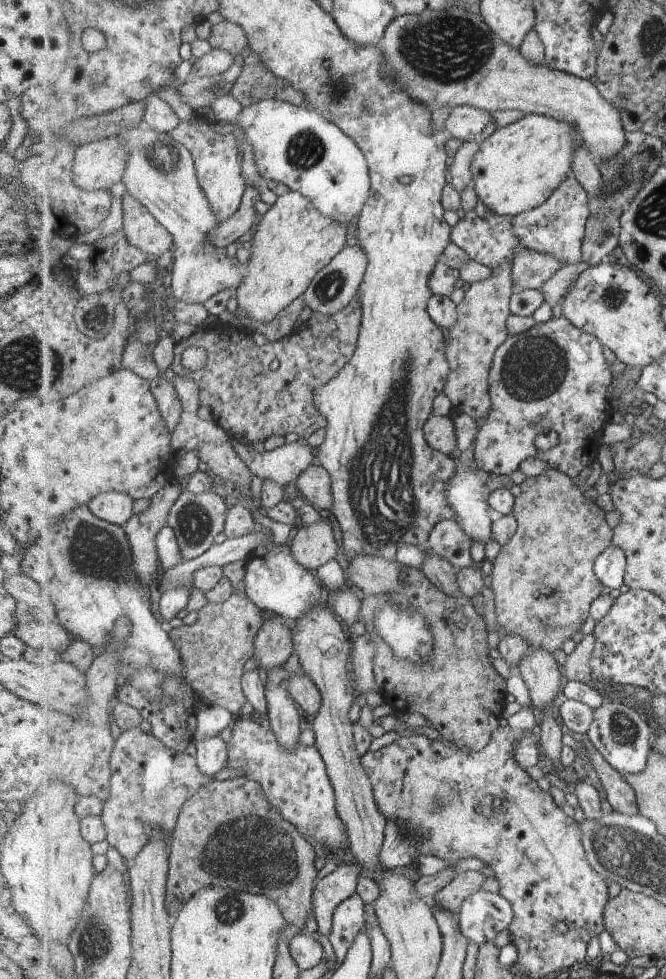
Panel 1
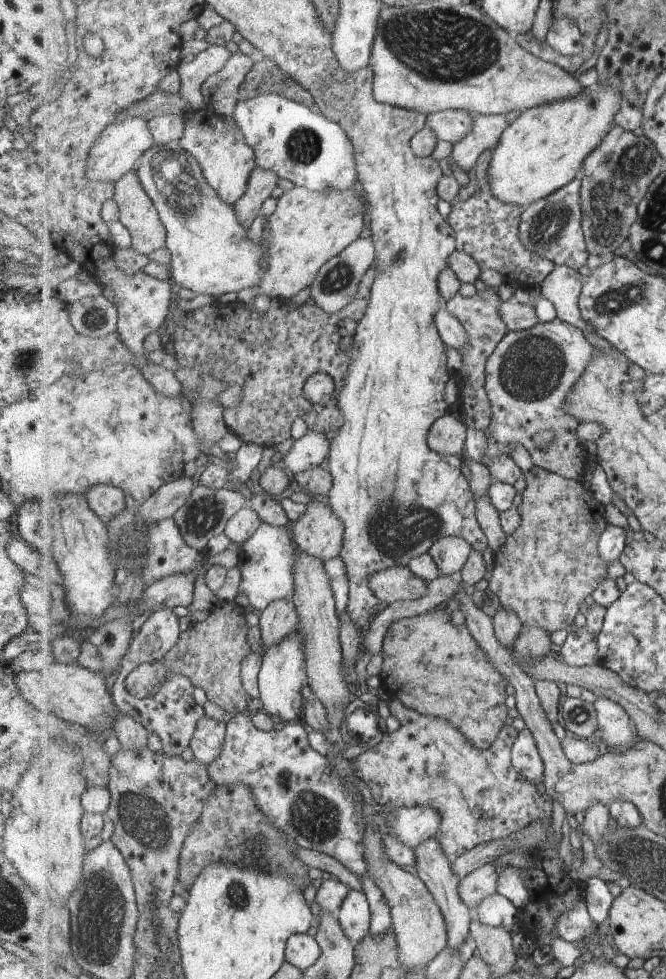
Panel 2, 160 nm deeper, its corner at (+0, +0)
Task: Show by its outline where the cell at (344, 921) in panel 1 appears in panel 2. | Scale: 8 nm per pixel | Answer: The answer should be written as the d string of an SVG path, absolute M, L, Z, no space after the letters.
M351 889L337 915L345 934L352 940L353 944L359 944L370 932L372 910L364 891Z

